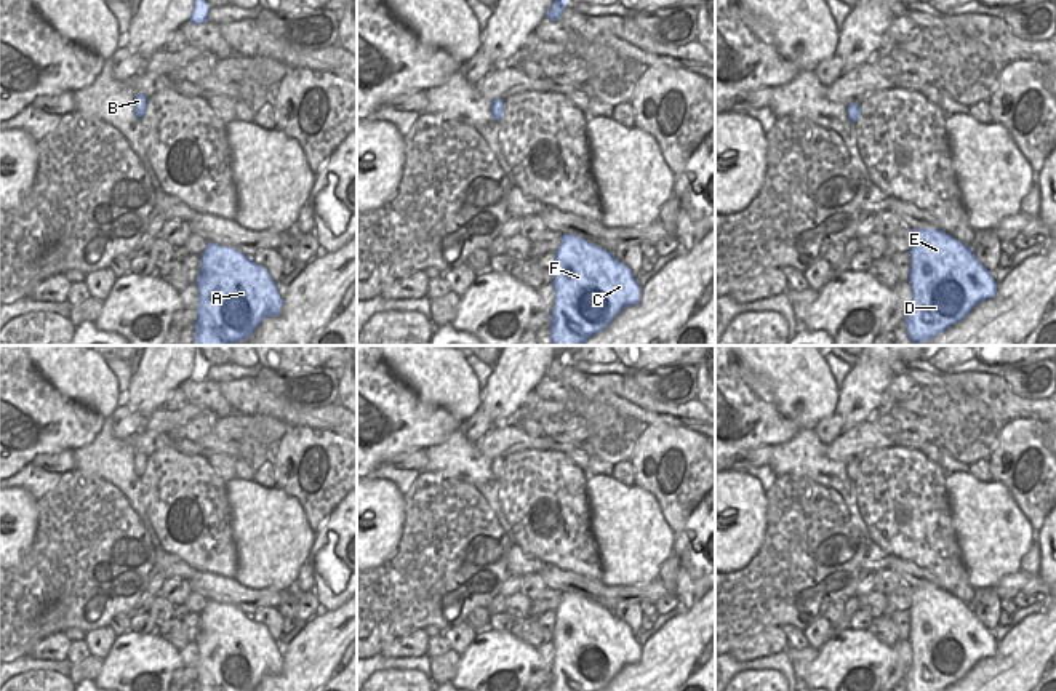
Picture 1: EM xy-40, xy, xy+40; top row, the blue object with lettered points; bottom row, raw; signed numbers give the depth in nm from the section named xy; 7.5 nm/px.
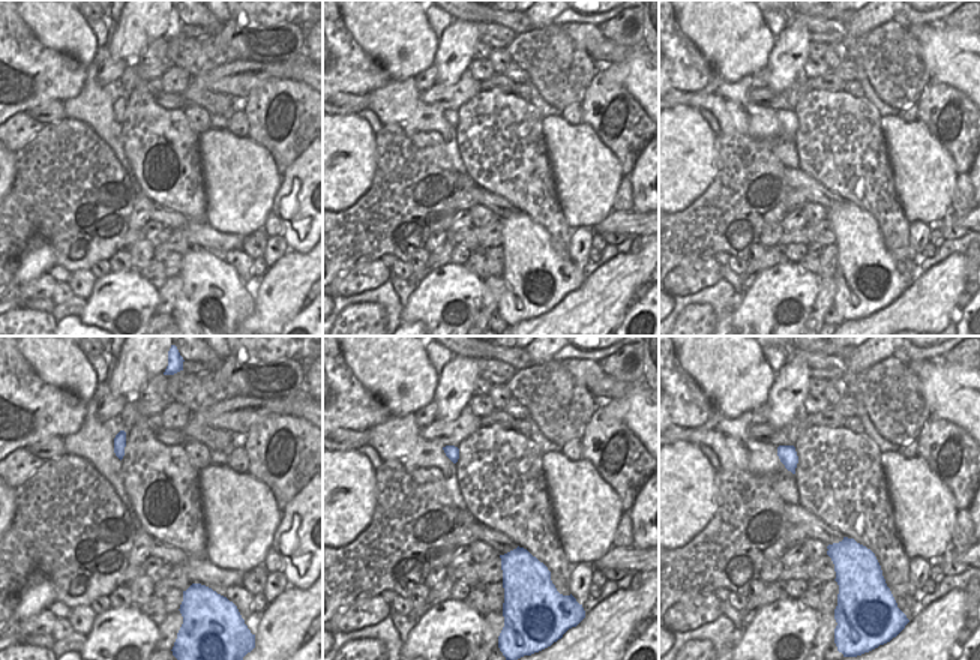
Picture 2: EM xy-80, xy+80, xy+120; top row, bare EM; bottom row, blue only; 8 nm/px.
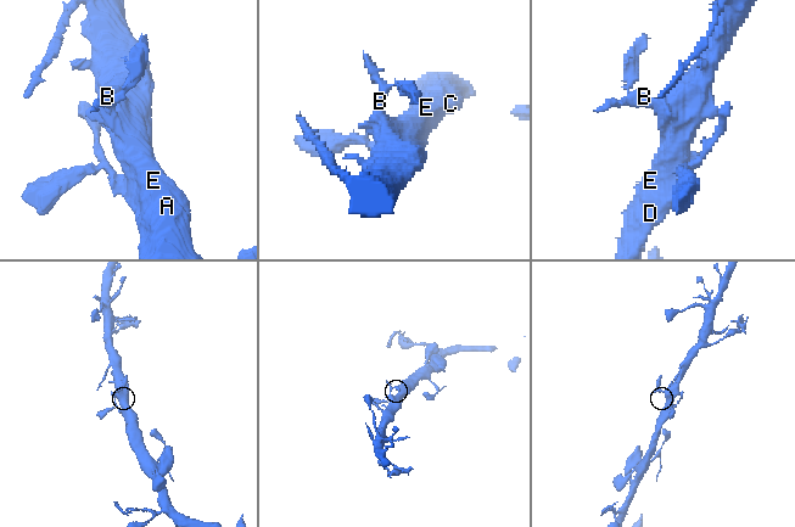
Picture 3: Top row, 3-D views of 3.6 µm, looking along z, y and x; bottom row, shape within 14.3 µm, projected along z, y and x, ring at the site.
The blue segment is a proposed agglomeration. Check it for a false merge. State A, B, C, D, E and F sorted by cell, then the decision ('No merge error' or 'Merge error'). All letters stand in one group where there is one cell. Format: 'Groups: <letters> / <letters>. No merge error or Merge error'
Groups: A B C D E F. No merge error.

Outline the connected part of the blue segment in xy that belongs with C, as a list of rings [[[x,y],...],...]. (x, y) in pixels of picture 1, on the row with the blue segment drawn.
[[[565,234],[555,251],[555,304],[550,312],[554,346],[582,346],[629,306],[640,302],[630,269],[613,253]]]

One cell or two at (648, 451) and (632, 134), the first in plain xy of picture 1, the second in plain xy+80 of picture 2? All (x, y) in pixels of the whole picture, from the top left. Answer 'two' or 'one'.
one

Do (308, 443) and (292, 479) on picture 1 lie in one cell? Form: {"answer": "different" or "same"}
{"answer": "same"}

